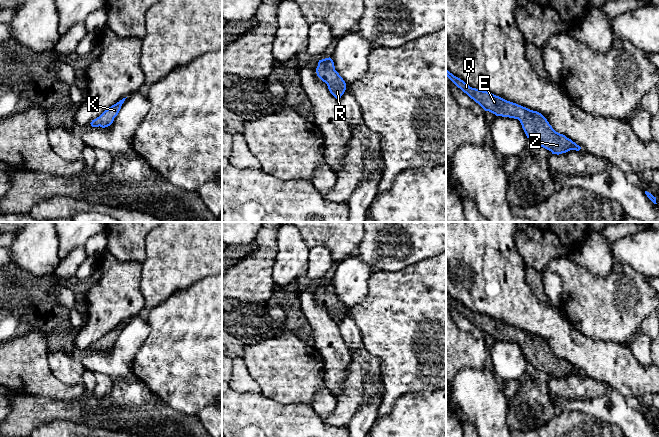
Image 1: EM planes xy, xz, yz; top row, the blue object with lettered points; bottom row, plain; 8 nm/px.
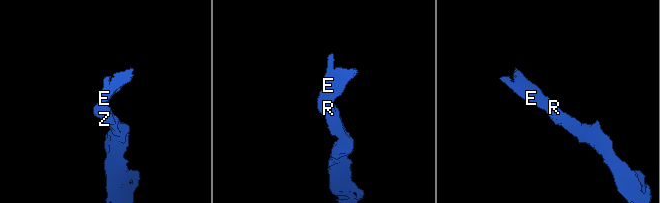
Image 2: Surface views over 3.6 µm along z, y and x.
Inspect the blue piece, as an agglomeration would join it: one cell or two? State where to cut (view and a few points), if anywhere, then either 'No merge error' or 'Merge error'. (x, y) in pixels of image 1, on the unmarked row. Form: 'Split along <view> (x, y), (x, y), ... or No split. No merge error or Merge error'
No split. No merge error

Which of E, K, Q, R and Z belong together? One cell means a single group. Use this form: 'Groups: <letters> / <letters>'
Groups: E K Q R Z

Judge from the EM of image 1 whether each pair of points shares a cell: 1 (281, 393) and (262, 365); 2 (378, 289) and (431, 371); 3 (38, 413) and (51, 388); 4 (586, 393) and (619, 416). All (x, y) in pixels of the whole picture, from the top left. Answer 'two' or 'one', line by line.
1: one
2: one
3: two
4: two

